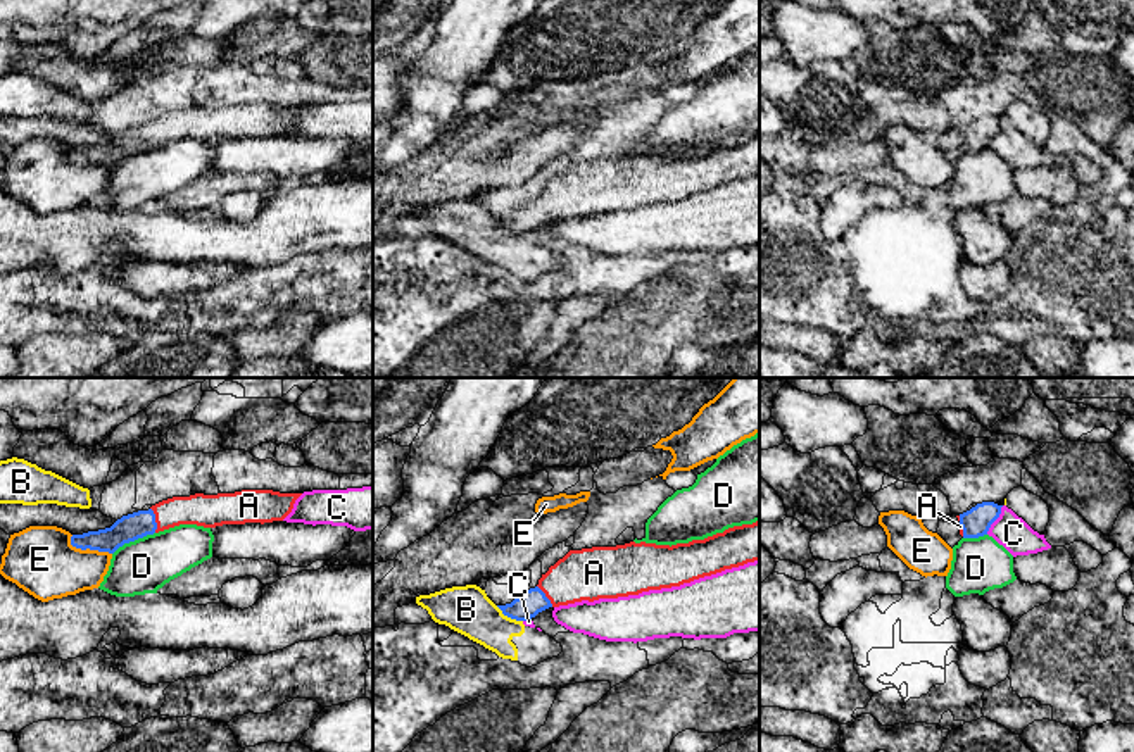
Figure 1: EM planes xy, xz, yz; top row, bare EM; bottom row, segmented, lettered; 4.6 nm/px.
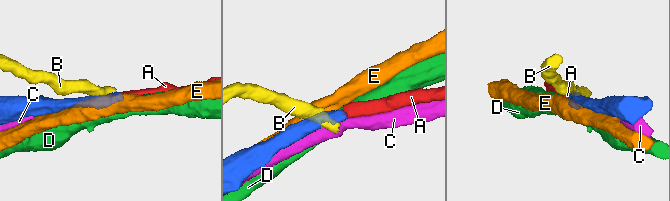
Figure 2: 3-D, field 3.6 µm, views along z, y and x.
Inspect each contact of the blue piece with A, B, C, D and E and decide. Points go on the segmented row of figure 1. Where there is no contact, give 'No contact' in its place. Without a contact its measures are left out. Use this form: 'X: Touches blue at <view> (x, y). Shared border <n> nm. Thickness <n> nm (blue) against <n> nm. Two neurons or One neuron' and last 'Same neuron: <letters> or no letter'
A: Touches blue at xy (154, 520). Shared border 120 nm. Thickness 120 nm (blue) against 150 nm. One neuron
B: Touches blue at xz (510, 616). Shared border 150 nm. Thickness 120 nm (blue) against 220 nm. Two neurons
C: Touches blue at yz (996, 518). Shared border 160 nm. Thickness 130 nm (blue) against 160 nm. Two neurons
D: Touches blue at xy (133, 540). Shared border 220 nm. Thickness 120 nm (blue) against 260 nm. Two neurons
E: Touches blue at xy (88, 547). Shared border 220 nm. Thickness 120 nm (blue) against 320 nm. Two neurons
Same neuron: A

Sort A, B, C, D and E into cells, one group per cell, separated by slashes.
A / B / C / D / E

